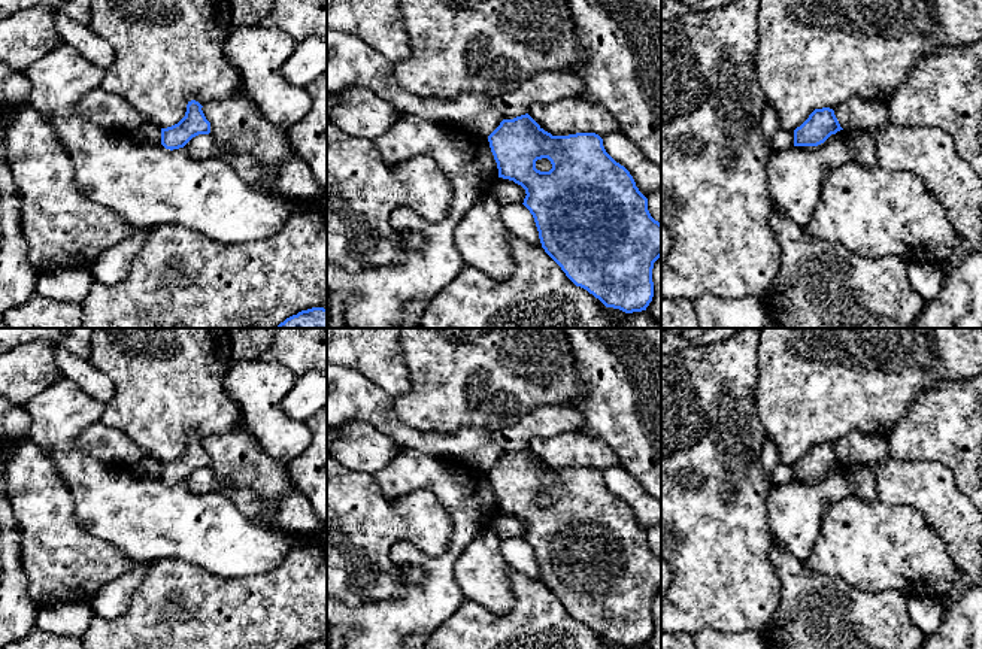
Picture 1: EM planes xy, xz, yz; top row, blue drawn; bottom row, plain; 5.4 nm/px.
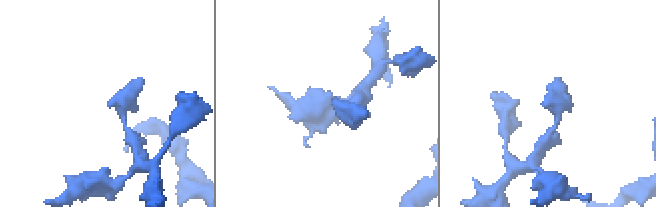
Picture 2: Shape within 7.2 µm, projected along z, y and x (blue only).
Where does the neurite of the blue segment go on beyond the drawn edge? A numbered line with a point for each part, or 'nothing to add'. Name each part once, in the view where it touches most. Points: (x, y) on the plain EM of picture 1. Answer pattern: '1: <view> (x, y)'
nothing to add

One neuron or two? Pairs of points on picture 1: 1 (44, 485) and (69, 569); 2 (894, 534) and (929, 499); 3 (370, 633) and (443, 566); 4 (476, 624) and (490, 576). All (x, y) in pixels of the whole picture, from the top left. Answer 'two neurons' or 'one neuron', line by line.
1: one neuron
2: two neurons
3: one neuron
4: two neurons

